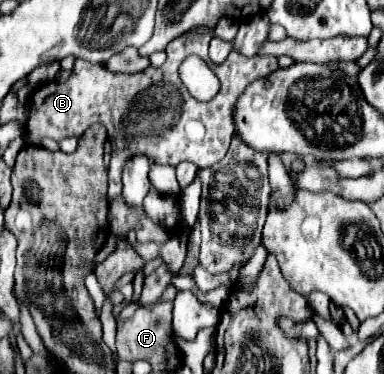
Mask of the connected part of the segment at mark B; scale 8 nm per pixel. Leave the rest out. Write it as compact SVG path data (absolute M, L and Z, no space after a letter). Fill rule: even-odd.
M208 33L180 35L168 43L168 59L162 67L148 67L140 73L108 73L102 63L76 59L74 71L68 81L52 81L34 91L28 103L26 143L42 145L44 137L50 137L54 141L80 137L80 133L84 133L88 125L104 125L112 145L108 199L116 199L120 195L122 169L128 157L134 157L136 153L144 153L152 163L178 165L180 161L192 161L198 167L212 167L226 155L234 133L234 125L230 123L230 109L234 109L246 85L256 81L258 77L276 71L278 61L274 55L244 57L238 49L232 47L228 59L222 65L216 65L208 57L208 41ZM188 55L202 57L220 79L220 91L206 103L194 99L180 83L178 67ZM174 89L178 89L182 95L182 107L178 109L178 113L174 113Z

